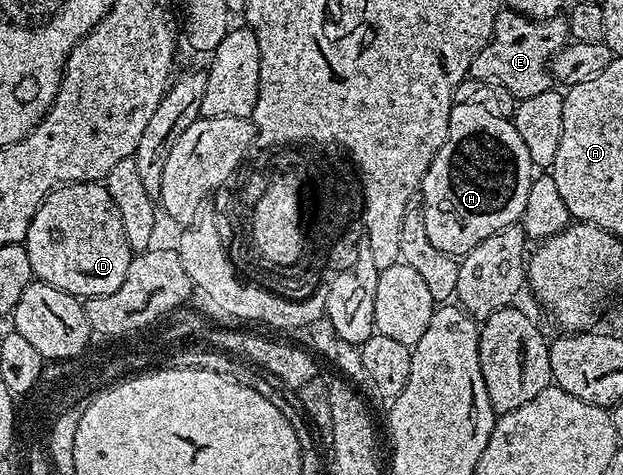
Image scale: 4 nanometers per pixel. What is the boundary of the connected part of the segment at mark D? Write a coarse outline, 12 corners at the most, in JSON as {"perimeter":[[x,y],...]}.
{"perimeter":[[76,203],[34,255],[81,301],[128,283],[134,252],[116,204]]}

